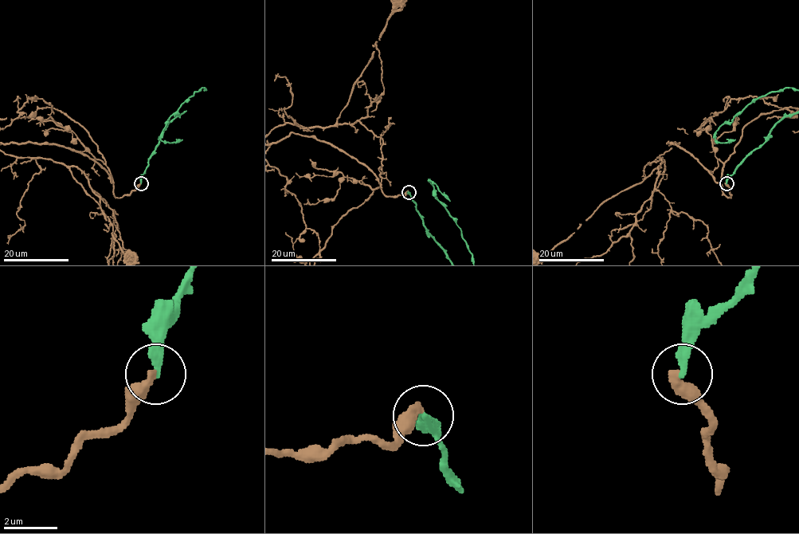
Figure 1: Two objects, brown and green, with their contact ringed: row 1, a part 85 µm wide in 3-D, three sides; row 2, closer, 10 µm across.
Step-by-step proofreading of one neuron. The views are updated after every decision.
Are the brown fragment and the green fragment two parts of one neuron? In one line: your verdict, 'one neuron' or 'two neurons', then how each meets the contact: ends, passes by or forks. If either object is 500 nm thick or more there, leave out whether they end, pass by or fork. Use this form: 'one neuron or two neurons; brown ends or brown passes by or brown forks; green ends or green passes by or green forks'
two neurons; brown ends; green ends

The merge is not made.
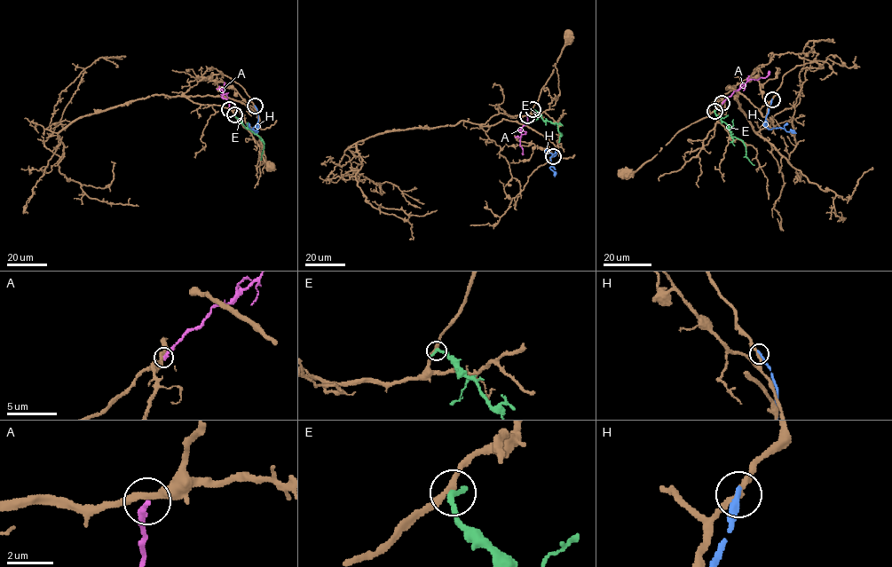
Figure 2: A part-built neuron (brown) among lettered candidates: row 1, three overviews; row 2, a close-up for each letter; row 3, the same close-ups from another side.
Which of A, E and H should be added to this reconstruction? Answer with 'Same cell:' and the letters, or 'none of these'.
Same cell: none of these

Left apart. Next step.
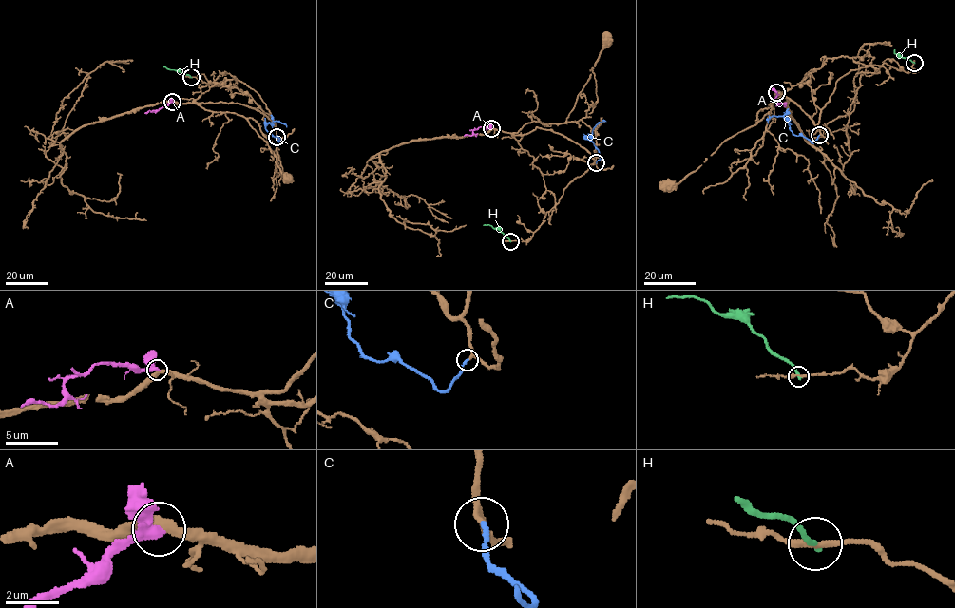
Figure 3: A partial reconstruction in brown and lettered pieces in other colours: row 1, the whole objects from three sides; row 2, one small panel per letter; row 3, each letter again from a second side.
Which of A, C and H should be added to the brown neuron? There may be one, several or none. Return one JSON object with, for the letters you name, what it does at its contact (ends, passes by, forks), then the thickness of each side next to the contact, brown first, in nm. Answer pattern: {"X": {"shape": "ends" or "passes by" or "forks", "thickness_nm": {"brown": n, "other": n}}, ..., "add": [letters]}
{"C": {"shape": "ends", "thickness_nm": {"brown": 190, "other": 200}}, "add": ["C"]}

